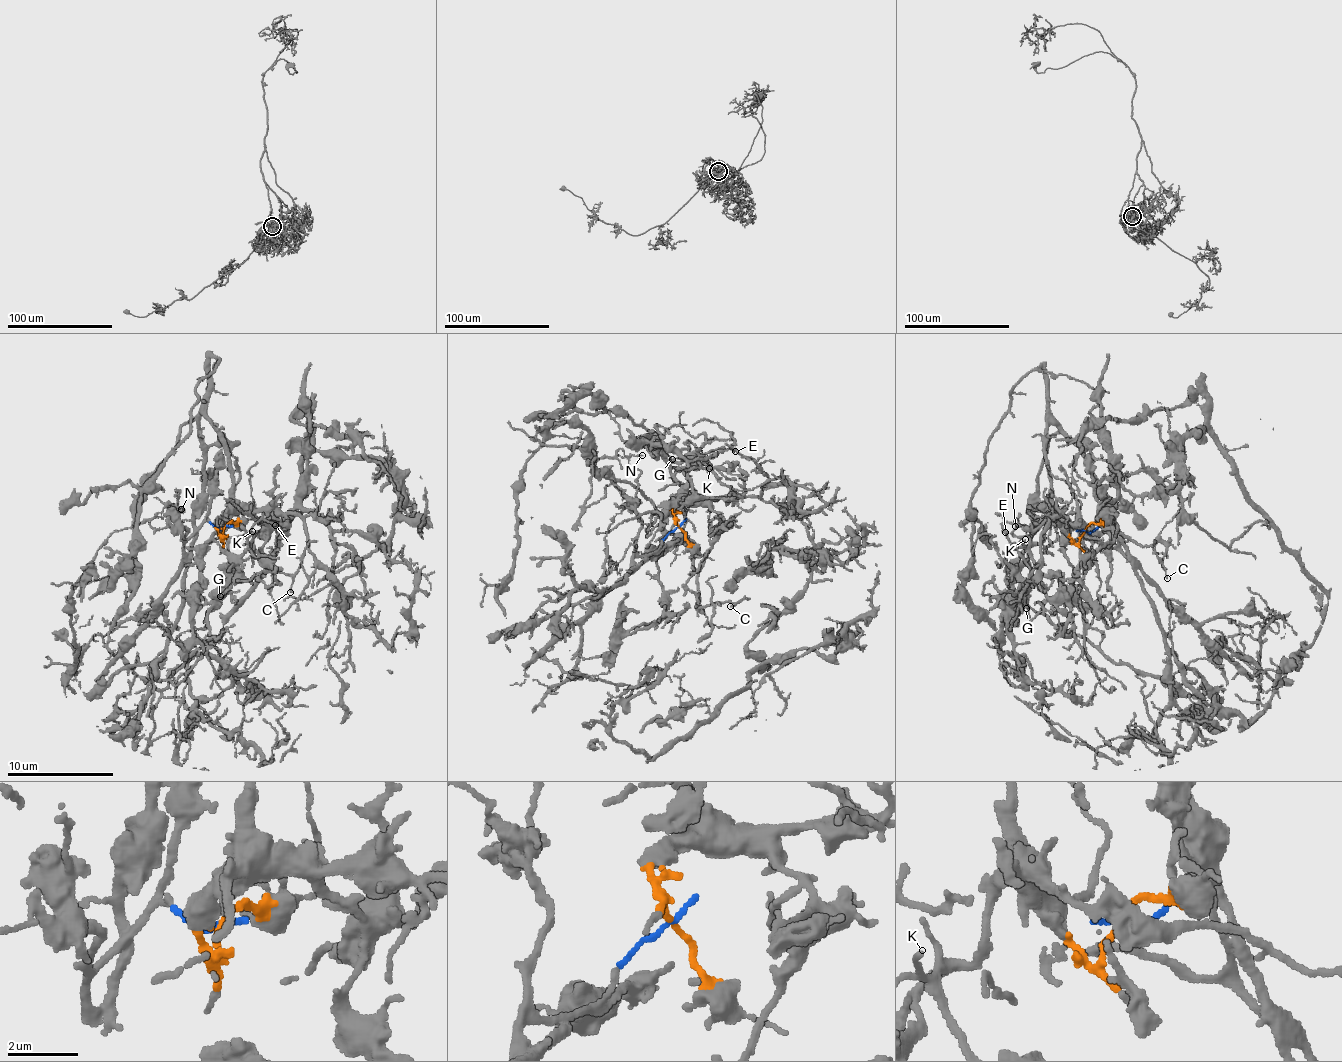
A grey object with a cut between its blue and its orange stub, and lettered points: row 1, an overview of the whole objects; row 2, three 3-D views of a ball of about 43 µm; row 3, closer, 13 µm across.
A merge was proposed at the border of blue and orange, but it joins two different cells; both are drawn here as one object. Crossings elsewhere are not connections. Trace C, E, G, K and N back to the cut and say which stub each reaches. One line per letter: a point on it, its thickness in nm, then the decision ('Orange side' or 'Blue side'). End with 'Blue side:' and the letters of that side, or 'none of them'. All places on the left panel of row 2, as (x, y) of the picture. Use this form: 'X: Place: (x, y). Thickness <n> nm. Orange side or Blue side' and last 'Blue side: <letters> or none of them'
C: Place: (290, 592). Thickness 110 nm. Orange side
E: Place: (275, 525). Thickness 120 nm. Orange side
G: Place: (220, 596). Thickness 140 nm. Orange side
K: Place: (252, 531). Thickness 70 nm. Orange side
N: Place: (181, 509). Thickness 110 nm. Orange side
Blue side: none of them

